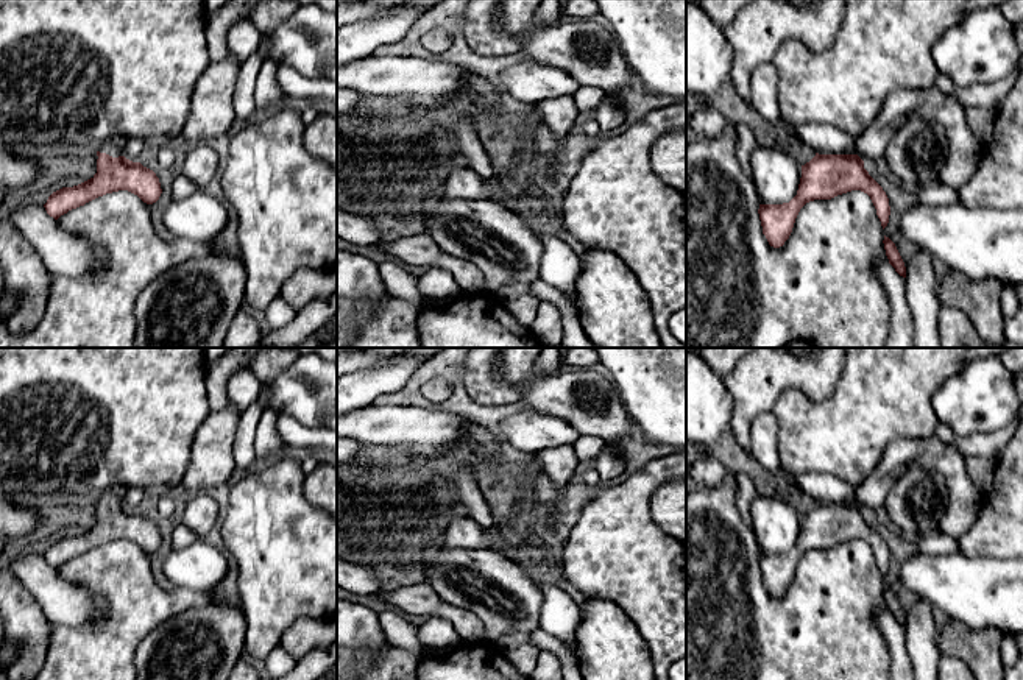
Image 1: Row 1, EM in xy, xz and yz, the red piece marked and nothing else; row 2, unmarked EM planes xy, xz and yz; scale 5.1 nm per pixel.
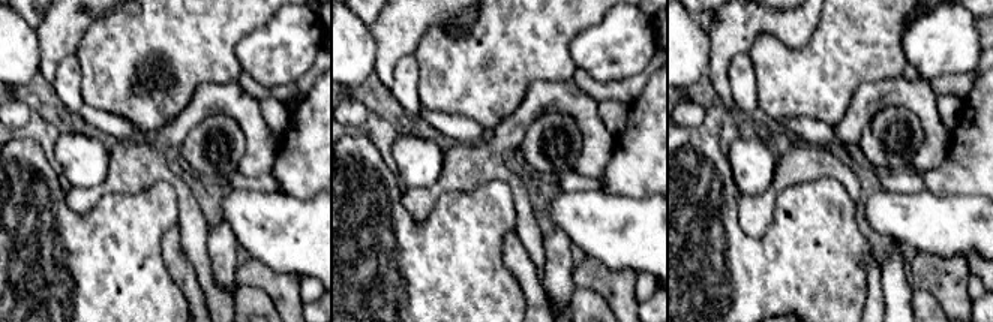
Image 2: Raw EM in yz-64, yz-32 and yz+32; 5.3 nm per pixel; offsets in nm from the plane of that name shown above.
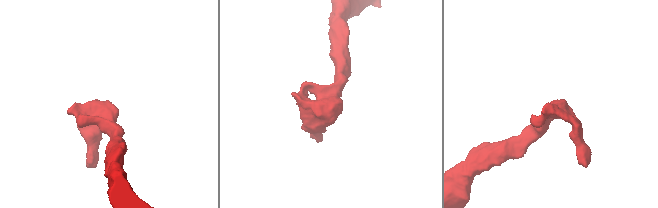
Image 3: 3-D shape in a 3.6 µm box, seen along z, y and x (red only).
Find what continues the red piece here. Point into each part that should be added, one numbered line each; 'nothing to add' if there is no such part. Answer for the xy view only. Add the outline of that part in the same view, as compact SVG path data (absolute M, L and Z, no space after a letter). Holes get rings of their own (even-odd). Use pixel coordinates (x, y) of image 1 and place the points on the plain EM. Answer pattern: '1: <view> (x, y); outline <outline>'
1: xy (114, 496); outline M112 487L106 490L103 494L97 498L100 502L106 502L112 507L123 505L123 494L125 494L126 487Z

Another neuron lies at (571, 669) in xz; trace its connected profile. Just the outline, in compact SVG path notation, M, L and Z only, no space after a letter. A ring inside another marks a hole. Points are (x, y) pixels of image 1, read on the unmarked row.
M538 627L536 630L530 633L530 641L540 650L549 650L558 657L558 660L561 661L565 680L583 680L575 653L572 653L565 646L563 641L546 633L541 627Z

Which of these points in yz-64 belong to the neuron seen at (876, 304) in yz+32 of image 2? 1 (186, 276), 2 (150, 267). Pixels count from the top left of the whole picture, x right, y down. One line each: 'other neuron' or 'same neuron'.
1: same neuron
2: other neuron

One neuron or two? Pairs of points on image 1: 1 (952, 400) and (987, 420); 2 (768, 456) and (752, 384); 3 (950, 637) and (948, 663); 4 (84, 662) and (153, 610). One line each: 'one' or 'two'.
1: one
2: two
3: two
4: one

